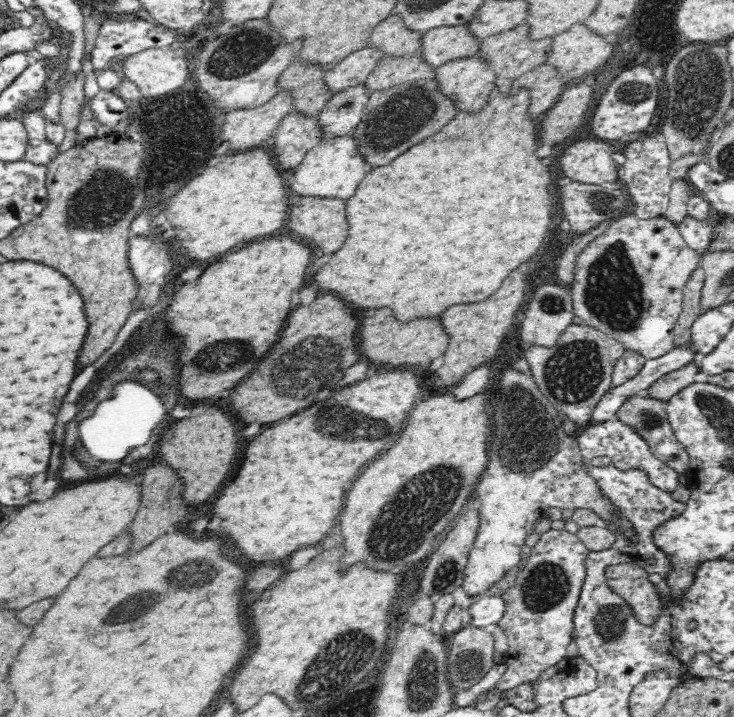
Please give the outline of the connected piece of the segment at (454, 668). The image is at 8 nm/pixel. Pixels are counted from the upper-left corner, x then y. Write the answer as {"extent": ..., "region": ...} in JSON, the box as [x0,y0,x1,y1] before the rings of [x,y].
{"extent":[448,624,496,690],"region":[[[468,624],[448,636],[448,640],[452,685],[467,690],[480,684],[496,665],[496,644],[491,629]]]}

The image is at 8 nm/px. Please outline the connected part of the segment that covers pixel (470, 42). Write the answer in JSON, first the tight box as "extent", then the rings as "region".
{"extent":[422,23,482,67],"region":[[[469,23],[431,28],[426,31],[422,41],[422,51],[437,67],[459,56],[476,55],[482,46],[482,39],[474,33]]]}

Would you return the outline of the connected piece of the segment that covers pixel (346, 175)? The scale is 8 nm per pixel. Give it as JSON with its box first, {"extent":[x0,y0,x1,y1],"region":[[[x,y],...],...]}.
{"extent":[289,132,373,199],"region":[[[353,132],[330,136],[313,146],[304,161],[291,171],[289,184],[294,193],[300,195],[326,195],[349,199],[356,194],[360,183],[373,170],[361,144]]]}

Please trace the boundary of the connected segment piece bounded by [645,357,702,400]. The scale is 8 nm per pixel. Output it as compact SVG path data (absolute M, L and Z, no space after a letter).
M696 357L688 361L684 366L665 374L645 391L652 393L656 398L668 400L668 398L674 396L675 392L696 382L696 376L700 372L702 372L701 358Z

